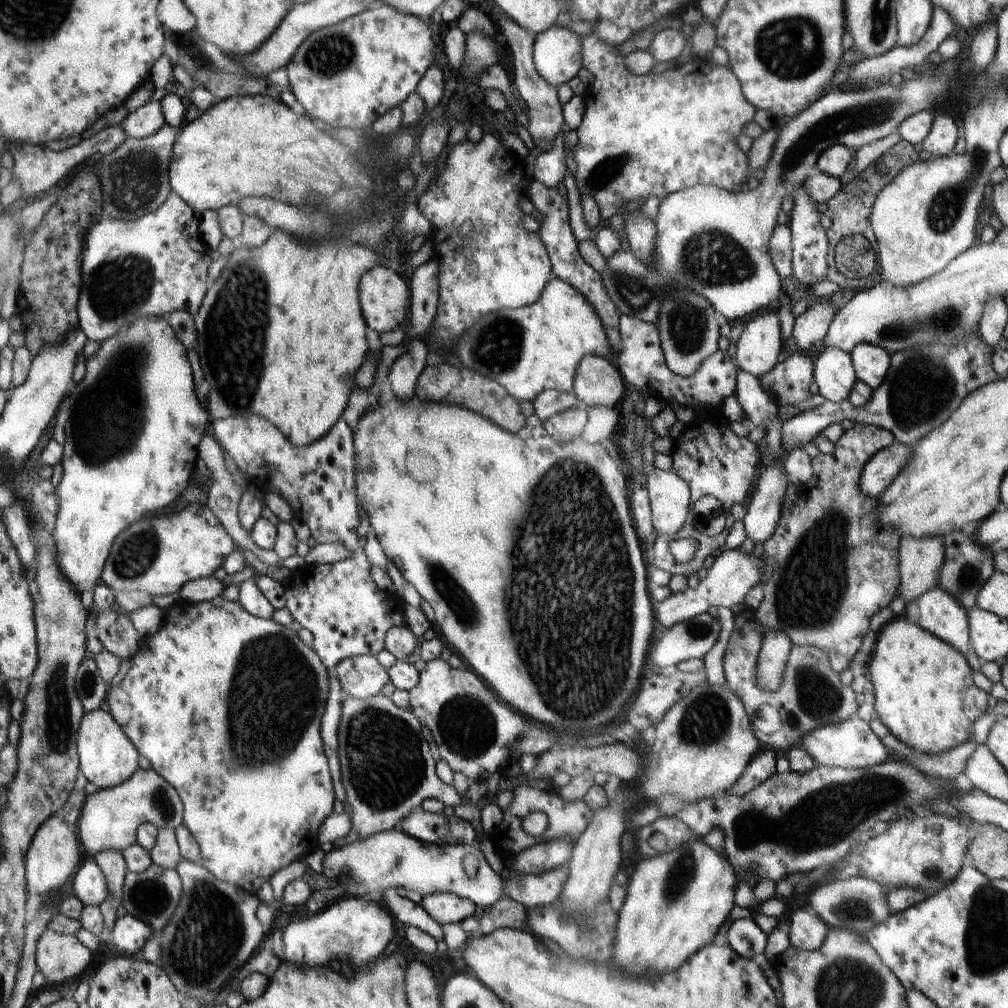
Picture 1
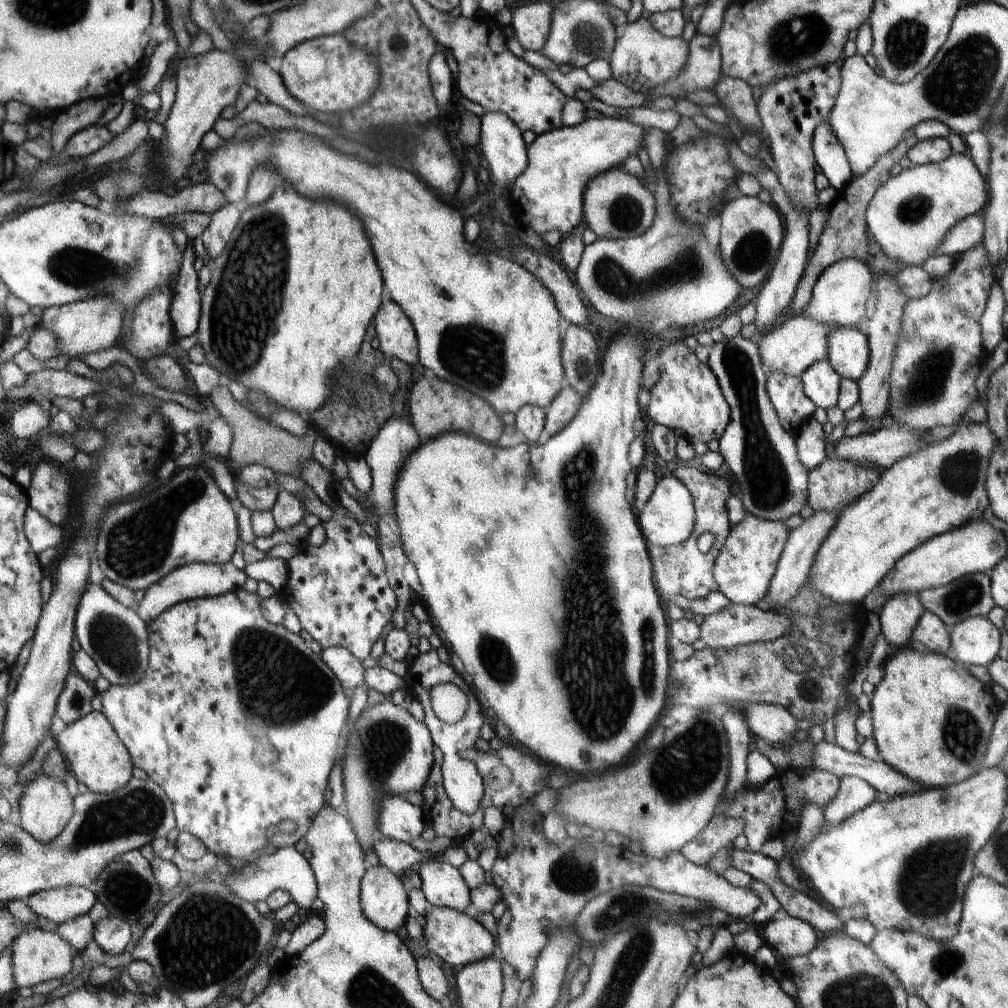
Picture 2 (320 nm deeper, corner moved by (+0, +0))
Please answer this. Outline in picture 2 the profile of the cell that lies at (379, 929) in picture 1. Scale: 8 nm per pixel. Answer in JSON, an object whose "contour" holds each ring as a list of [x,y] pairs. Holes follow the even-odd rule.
{"contour":[[[382,863],[377,866],[367,866],[366,873],[361,882],[359,894],[360,904],[363,908],[363,915],[367,916],[376,926],[387,931],[398,931],[404,926],[407,910],[408,895],[406,884],[393,873],[390,872]]]}

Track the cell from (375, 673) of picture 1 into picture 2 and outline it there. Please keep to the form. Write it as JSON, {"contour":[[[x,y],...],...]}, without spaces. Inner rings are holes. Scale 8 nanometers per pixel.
{"contour":[[[328,647],[320,653],[320,658],[330,667],[338,677],[342,688],[354,690],[363,683],[364,667],[351,652],[342,647]]]}

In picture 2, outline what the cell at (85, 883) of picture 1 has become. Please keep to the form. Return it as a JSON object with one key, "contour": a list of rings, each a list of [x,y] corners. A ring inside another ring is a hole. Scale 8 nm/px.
{"contour":[[[60,887],[34,893],[22,901],[35,915],[61,925],[88,914],[97,902],[97,896],[84,887]]]}

